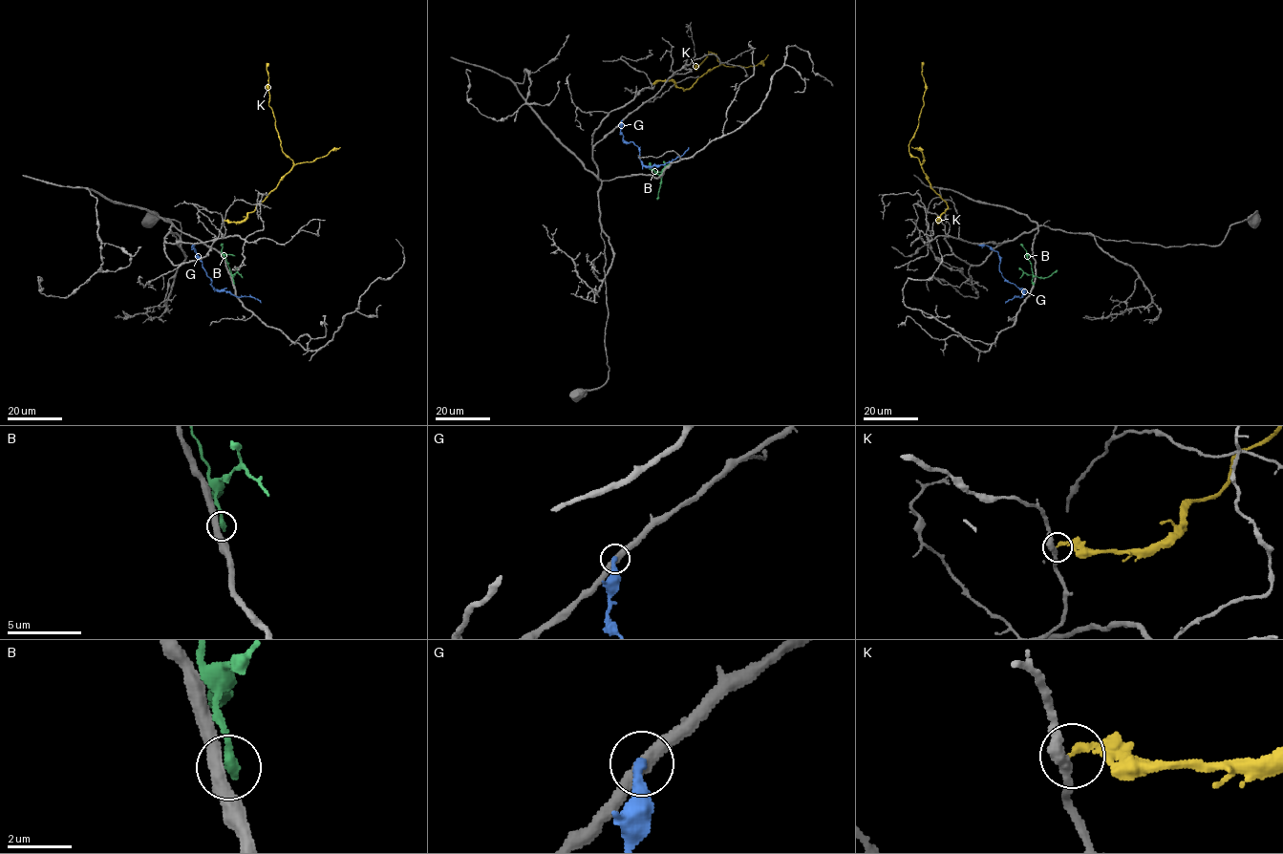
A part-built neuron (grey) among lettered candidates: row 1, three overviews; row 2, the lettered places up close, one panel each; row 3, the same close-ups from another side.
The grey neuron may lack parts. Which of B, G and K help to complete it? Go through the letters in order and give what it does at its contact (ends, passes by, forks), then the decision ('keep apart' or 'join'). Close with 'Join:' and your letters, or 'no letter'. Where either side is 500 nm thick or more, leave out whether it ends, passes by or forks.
B: it ends; keep apart
G: it ends; keep apart
K: it ends; keep apart
Join: no letter

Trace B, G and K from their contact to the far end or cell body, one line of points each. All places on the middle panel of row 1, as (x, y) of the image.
B: (661, 175), (650, 169), (649, 162)
G: (622, 120), (623, 139), (638, 148), (638, 158), (643, 164), (663, 164), (681, 156), (689, 147)
K: (652, 84), (673, 80), (684, 90), (690, 89), (721, 63), (709, 52), (694, 66)

